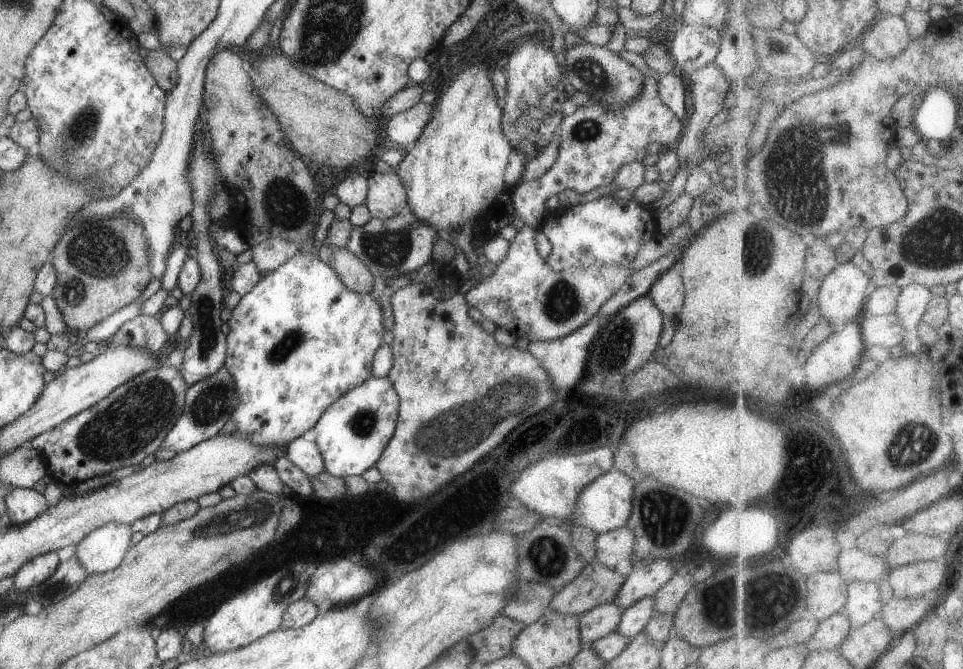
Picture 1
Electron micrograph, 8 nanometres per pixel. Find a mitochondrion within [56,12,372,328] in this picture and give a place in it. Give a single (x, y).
(108, 252)

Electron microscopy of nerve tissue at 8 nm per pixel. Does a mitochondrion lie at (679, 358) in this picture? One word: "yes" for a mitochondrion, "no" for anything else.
no

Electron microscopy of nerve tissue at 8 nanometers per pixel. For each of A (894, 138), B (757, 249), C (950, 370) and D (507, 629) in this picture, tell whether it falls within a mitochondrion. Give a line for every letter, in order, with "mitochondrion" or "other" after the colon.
A: other
B: mitochondrion
C: other
D: other

